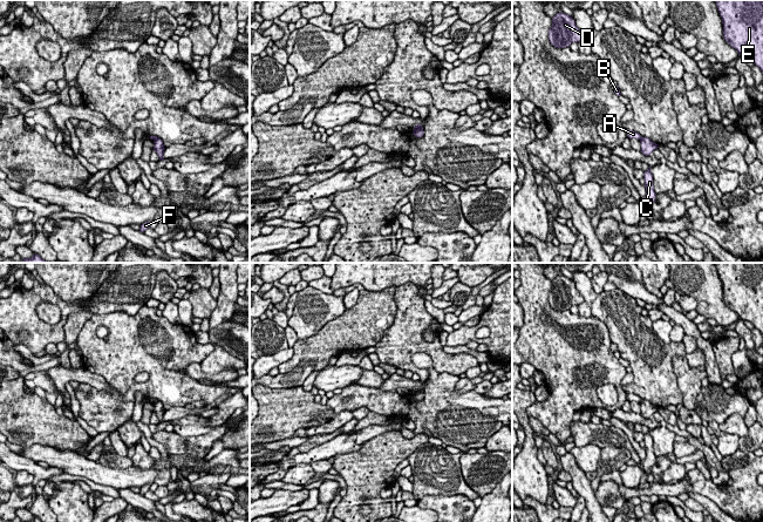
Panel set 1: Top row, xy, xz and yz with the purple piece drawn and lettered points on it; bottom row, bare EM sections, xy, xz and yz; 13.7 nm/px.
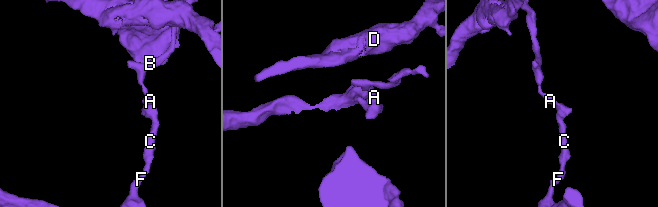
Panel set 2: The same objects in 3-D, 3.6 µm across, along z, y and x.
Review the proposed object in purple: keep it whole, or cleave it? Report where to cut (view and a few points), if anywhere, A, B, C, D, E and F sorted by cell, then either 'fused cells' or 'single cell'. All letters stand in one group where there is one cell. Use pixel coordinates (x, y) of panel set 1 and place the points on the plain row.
xz (422, 390), (414, 393) | A B E / C D F | fused cells

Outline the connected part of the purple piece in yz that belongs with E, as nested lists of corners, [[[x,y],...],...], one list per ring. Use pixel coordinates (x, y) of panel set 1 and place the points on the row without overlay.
[[[714,263],[722,280],[723,301],[743,320],[750,321],[763,337],[763,263]]]

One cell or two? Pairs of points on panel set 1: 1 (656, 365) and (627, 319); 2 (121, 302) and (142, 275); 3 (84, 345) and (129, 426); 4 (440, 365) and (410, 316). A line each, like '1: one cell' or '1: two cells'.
1: one cell
2: one cell
3: two cells
4: one cell

